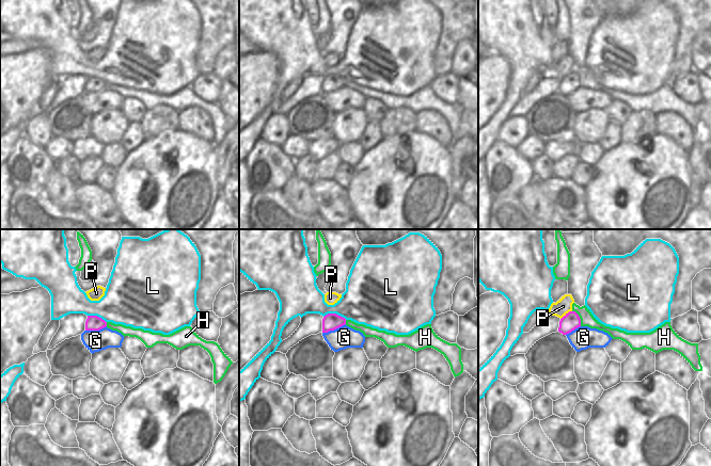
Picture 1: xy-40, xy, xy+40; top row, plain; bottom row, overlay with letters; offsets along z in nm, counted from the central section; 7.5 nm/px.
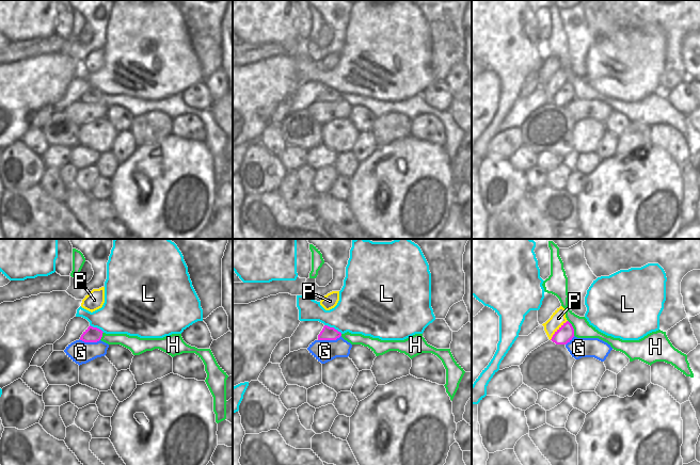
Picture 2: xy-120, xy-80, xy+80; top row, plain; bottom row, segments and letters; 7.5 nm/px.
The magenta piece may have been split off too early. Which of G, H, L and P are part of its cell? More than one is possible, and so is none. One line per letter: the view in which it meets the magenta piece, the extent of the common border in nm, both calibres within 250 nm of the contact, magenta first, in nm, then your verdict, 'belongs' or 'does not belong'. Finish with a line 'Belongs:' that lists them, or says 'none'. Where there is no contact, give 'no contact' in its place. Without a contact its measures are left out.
G: contact in xy; length 190 nm; calibres 130 and 170 nm; does not belong
H: contact in xy+40; length 140 nm; calibres 130 and 100 nm; does not belong
L: contact in xy; length 180 nm; calibres 130 and 340 nm; does not belong
P: contact in xy+40; length 110 nm; calibres 130 and 120 nm; does not belong
Belongs: none

